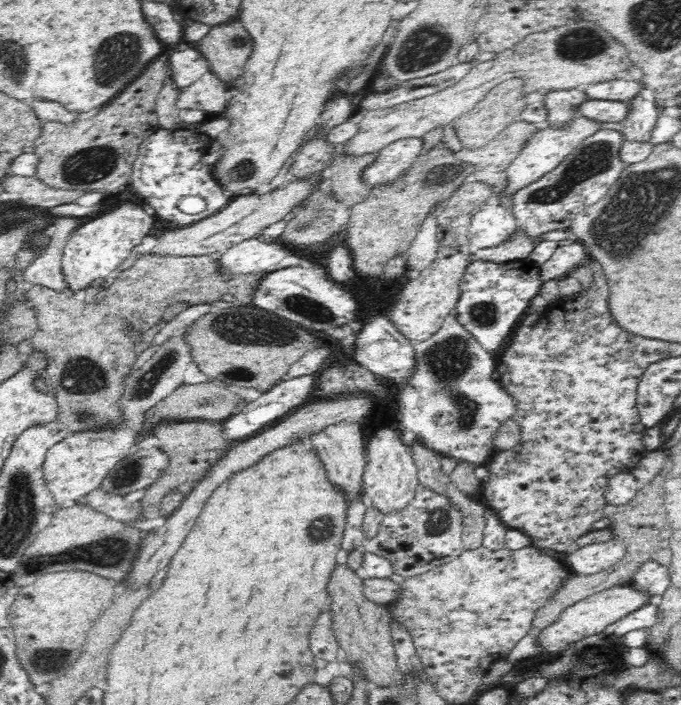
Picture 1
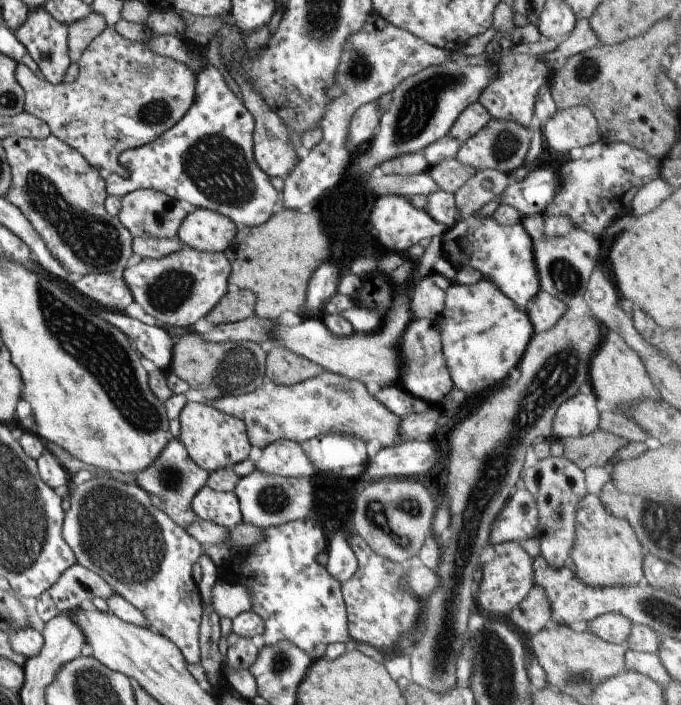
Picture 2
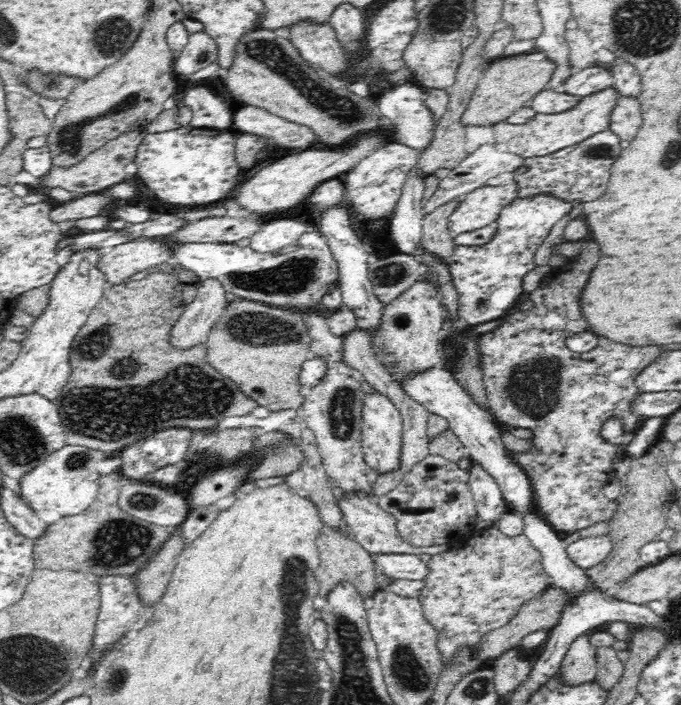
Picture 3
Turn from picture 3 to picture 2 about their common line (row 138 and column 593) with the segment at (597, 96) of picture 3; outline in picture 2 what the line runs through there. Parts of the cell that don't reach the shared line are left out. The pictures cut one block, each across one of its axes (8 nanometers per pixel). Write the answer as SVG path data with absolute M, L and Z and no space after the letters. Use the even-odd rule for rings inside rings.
M586 494L578 502L575 520L571 569L582 582L588 586L636 586L644 580L642 562L646 553L628 521L606 512L596 494Z

